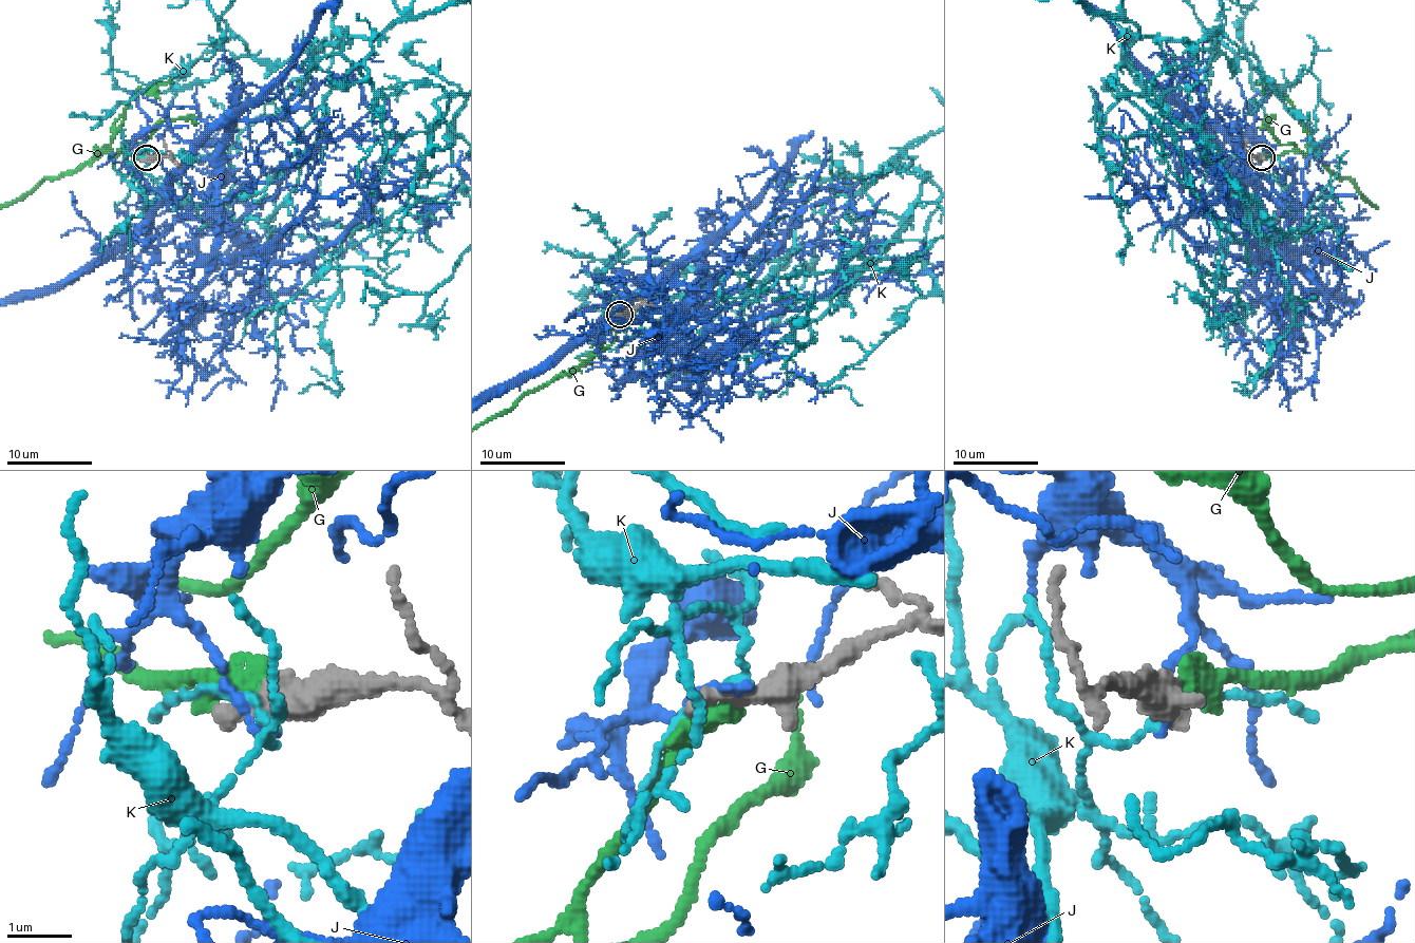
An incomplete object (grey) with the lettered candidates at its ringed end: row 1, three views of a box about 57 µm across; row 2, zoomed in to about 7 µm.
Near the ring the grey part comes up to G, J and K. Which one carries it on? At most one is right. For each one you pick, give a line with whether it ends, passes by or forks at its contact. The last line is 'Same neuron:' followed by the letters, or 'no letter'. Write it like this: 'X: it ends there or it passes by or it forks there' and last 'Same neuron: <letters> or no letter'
G: it ends there
Same neuron: G

